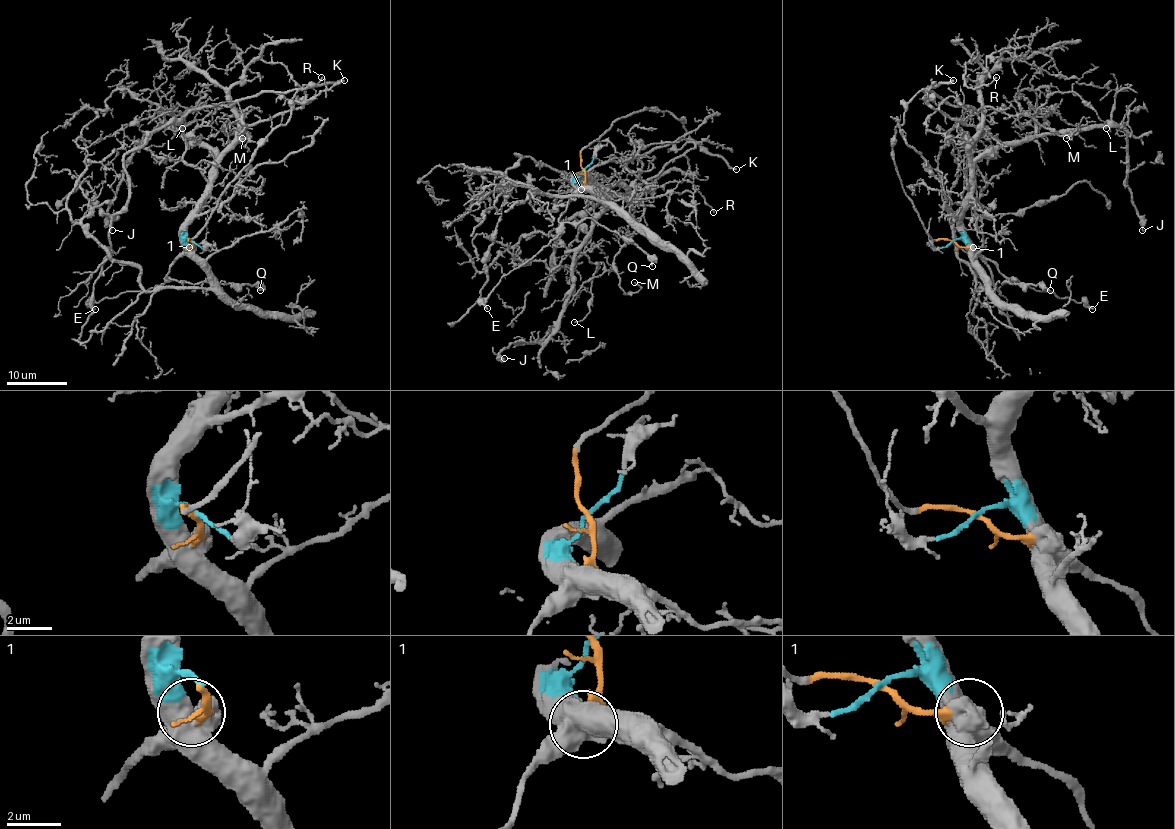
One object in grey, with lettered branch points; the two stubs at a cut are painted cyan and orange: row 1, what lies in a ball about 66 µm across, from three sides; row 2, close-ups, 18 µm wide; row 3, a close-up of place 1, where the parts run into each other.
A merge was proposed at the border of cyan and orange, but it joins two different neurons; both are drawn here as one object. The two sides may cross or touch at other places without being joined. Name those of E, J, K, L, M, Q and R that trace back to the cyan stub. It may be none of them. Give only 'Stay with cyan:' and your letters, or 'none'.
Stay with cyan: J, L, M, R

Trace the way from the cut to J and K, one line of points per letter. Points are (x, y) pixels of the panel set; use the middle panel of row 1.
J: (583, 169), (578, 179), (607, 196), (575, 255), (566, 309), (543, 342), (513, 342), (499, 354), (504, 359)
K: (583, 169), (580, 152), (589, 143), (616, 119), (647, 108), (676, 116), (691, 137), (736, 169)

